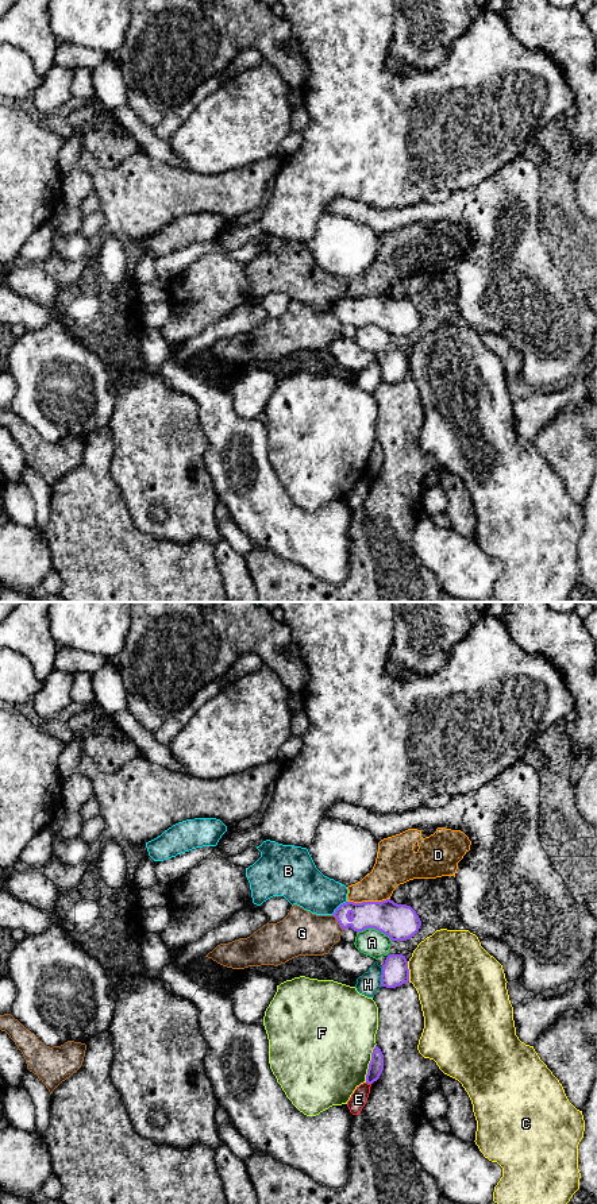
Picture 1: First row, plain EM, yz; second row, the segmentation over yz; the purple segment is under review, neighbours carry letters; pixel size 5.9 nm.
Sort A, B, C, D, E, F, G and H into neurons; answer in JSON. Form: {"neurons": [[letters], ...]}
{"neurons": [["A"], ["B"], ["C"], ["D"], ["E"], ["F"], ["G"], ["H"]]}

